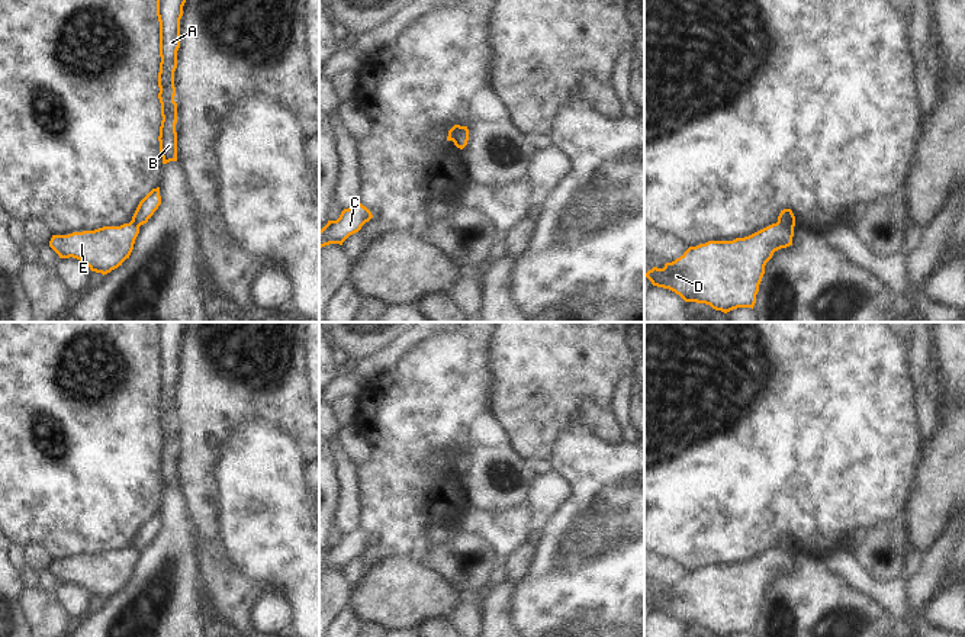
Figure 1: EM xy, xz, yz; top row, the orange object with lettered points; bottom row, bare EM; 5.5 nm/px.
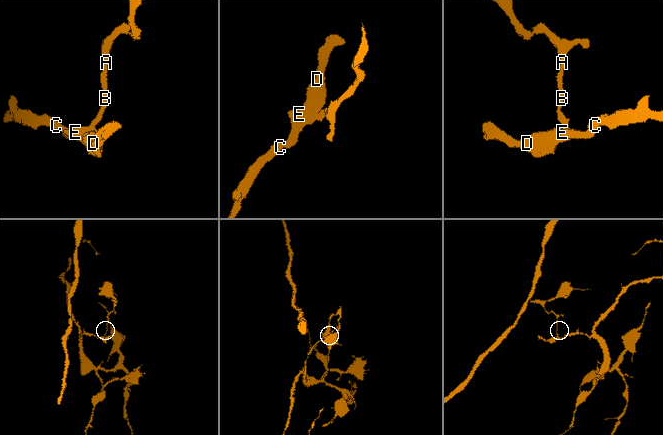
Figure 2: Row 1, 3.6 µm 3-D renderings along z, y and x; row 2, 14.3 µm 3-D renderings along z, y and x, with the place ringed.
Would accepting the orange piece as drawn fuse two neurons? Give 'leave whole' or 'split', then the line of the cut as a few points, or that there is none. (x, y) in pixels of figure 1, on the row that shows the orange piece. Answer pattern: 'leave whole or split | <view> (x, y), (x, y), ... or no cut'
split | yz (777, 222), (793, 231)

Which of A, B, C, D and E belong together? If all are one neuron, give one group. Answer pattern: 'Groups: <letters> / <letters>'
Groups: A B / C D E

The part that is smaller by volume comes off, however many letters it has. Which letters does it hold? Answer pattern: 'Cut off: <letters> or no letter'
Cut off: A, B

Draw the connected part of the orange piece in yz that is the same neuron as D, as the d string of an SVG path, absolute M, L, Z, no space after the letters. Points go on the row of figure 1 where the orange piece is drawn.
M772 223L744 238L689 247L675 261L666 263L663 268L653 267L644 276L653 286L669 289L685 302L705 303L724 313L737 308L753 309L766 263L775 251L792 245L792 237L792 229Z

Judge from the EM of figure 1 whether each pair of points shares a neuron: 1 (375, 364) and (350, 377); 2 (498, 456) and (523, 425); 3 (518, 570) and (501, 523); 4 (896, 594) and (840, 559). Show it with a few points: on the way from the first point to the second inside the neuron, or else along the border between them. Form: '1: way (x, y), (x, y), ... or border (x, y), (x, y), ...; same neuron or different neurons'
1: border (351, 370), (366, 380); different neurons
2: border (510, 447), (531, 462); different neurons
3: border (524, 541), (502, 560); different neurons
4: way (883, 592), (867, 585), (853, 572); same neuron

